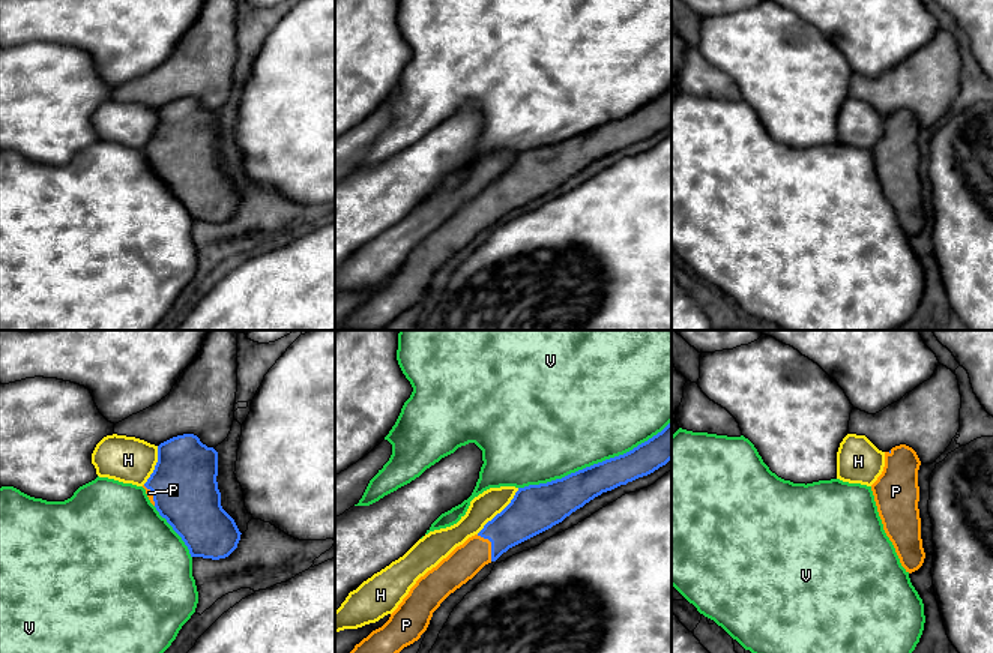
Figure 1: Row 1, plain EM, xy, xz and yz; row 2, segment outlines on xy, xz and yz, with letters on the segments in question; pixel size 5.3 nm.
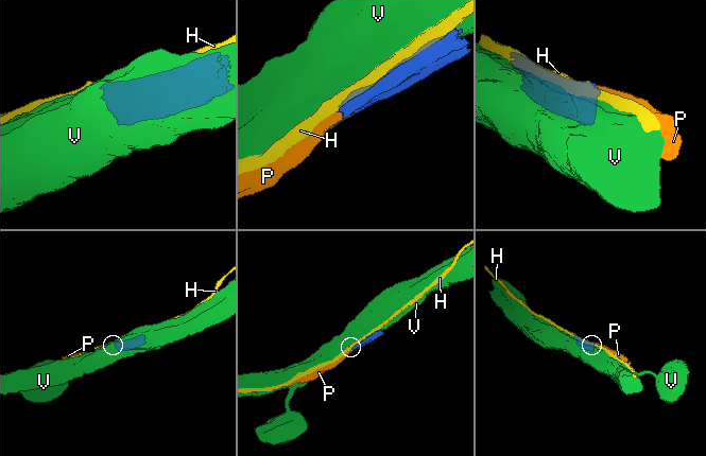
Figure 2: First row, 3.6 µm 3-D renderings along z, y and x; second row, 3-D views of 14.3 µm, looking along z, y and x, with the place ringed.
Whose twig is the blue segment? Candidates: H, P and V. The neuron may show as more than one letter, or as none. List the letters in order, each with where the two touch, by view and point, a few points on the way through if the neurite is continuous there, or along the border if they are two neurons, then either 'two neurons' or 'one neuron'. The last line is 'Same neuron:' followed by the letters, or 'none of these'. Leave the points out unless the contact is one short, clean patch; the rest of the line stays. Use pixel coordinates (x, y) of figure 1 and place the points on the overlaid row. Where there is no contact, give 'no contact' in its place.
H: contact xz (501, 512); two neurons
P: contact xz (491, 545); one neuron
V: contact xz (594, 464); two neurons
Same neuron: P

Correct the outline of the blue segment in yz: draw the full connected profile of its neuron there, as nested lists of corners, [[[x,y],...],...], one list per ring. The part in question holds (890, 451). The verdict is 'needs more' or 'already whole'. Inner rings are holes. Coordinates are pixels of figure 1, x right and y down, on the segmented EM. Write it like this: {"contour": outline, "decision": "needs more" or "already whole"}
{"contour": [[[900,444],[885,452],[885,467],[871,485],[883,530],[906,572],[918,570],[925,558],[921,539],[916,452]]], "decision": "needs more"}

